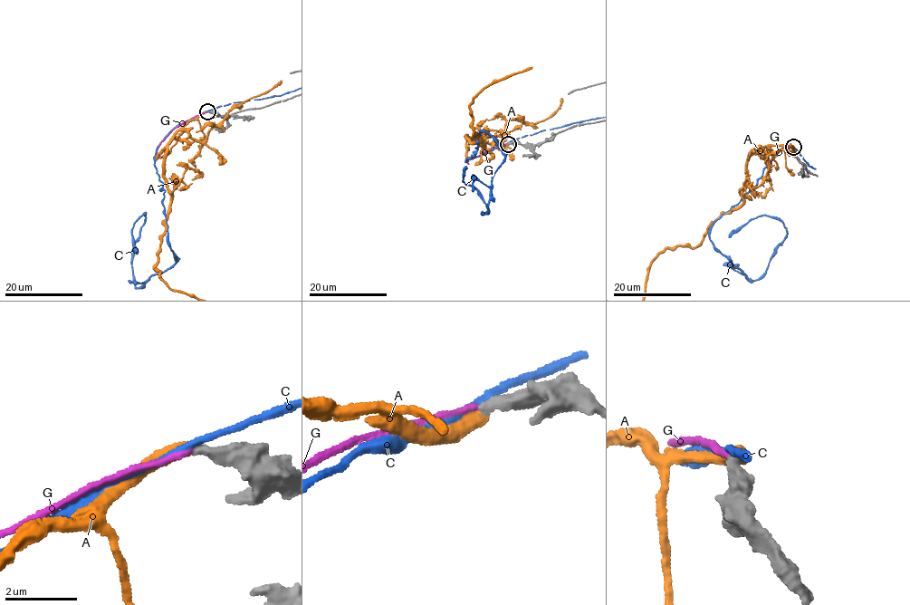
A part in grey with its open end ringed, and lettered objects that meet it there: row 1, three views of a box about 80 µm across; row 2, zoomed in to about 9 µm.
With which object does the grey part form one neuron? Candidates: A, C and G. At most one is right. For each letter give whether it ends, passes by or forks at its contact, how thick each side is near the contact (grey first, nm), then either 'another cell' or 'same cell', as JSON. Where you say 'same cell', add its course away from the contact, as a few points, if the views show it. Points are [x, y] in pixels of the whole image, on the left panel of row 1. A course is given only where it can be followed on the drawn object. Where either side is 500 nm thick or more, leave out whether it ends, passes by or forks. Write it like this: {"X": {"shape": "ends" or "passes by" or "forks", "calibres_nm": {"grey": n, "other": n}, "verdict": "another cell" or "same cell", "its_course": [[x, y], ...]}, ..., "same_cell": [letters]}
{"A": {"shape": "ends", "calibres_nm": {"grey": 360, "other": 420}, "verdict": "same cell"}, "C": {"shape": "passes by", "calibres_nm": {"grey": 400, "other": 160}, "verdict": "another cell"}, "G": {"shape": "ends", "calibres_nm": {"grey": 360, "other": 160}, "verdict": "another cell"}, "same_cell": ["A"]}

